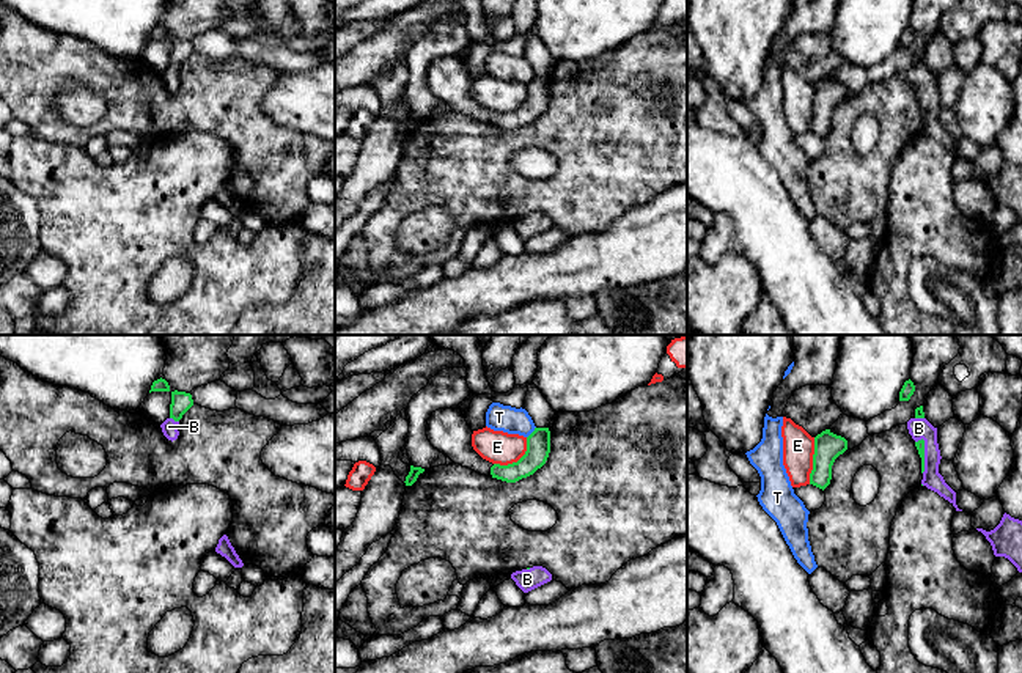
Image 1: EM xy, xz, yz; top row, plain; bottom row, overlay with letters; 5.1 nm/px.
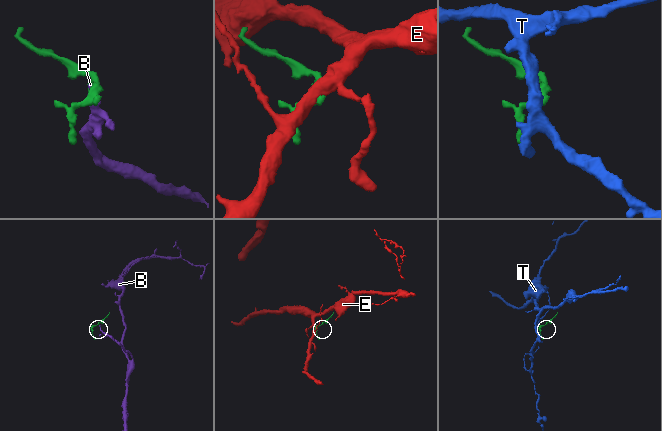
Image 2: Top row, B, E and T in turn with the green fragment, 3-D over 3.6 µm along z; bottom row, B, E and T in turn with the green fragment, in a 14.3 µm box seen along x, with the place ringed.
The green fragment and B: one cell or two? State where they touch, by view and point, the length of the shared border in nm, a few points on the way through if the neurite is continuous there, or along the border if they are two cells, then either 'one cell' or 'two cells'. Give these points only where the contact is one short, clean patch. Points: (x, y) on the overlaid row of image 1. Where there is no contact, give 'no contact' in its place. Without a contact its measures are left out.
yz (923, 455) | 180 nm | across yz (920, 445), (923, 455), (923, 433), (919, 428) | one cell

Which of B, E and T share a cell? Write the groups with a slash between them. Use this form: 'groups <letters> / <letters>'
groups B / E / T

